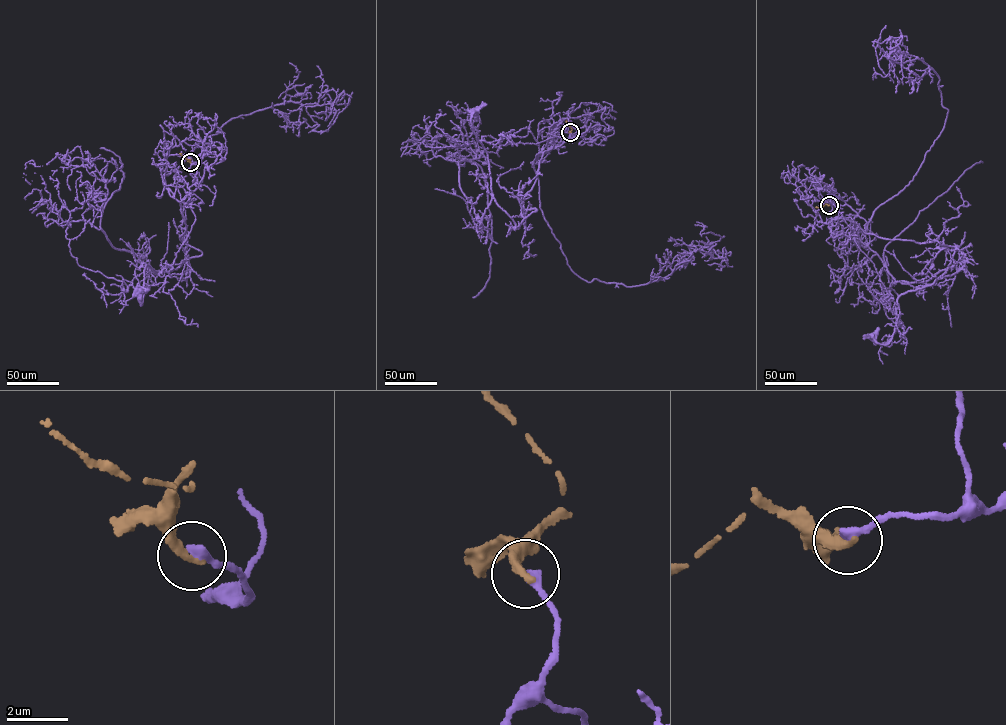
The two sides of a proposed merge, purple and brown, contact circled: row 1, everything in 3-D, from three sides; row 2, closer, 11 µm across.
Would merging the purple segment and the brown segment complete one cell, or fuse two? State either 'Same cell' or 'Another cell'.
Another cell

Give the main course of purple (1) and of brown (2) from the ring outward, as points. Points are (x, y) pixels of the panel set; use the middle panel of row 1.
1: (571, 132), (571, 140), (583, 134), (544, 152), (523, 200), (536, 211), (518, 228), (494, 198), (474, 112)
2: (571, 132), (566, 120)

